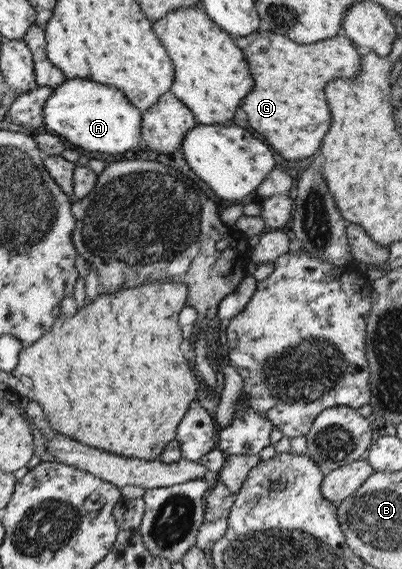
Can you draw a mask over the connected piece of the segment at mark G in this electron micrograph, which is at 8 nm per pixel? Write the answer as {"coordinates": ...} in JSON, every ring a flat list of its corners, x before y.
{"coordinates":[[262,28,233,41,246,56,254,80,254,88,240,102,248,124,286,160,315,155,330,126,322,88,330,78,353,79,357,75,360,56,353,42,344,34,336,34,316,44,294,44,286,36,264,32]]}

